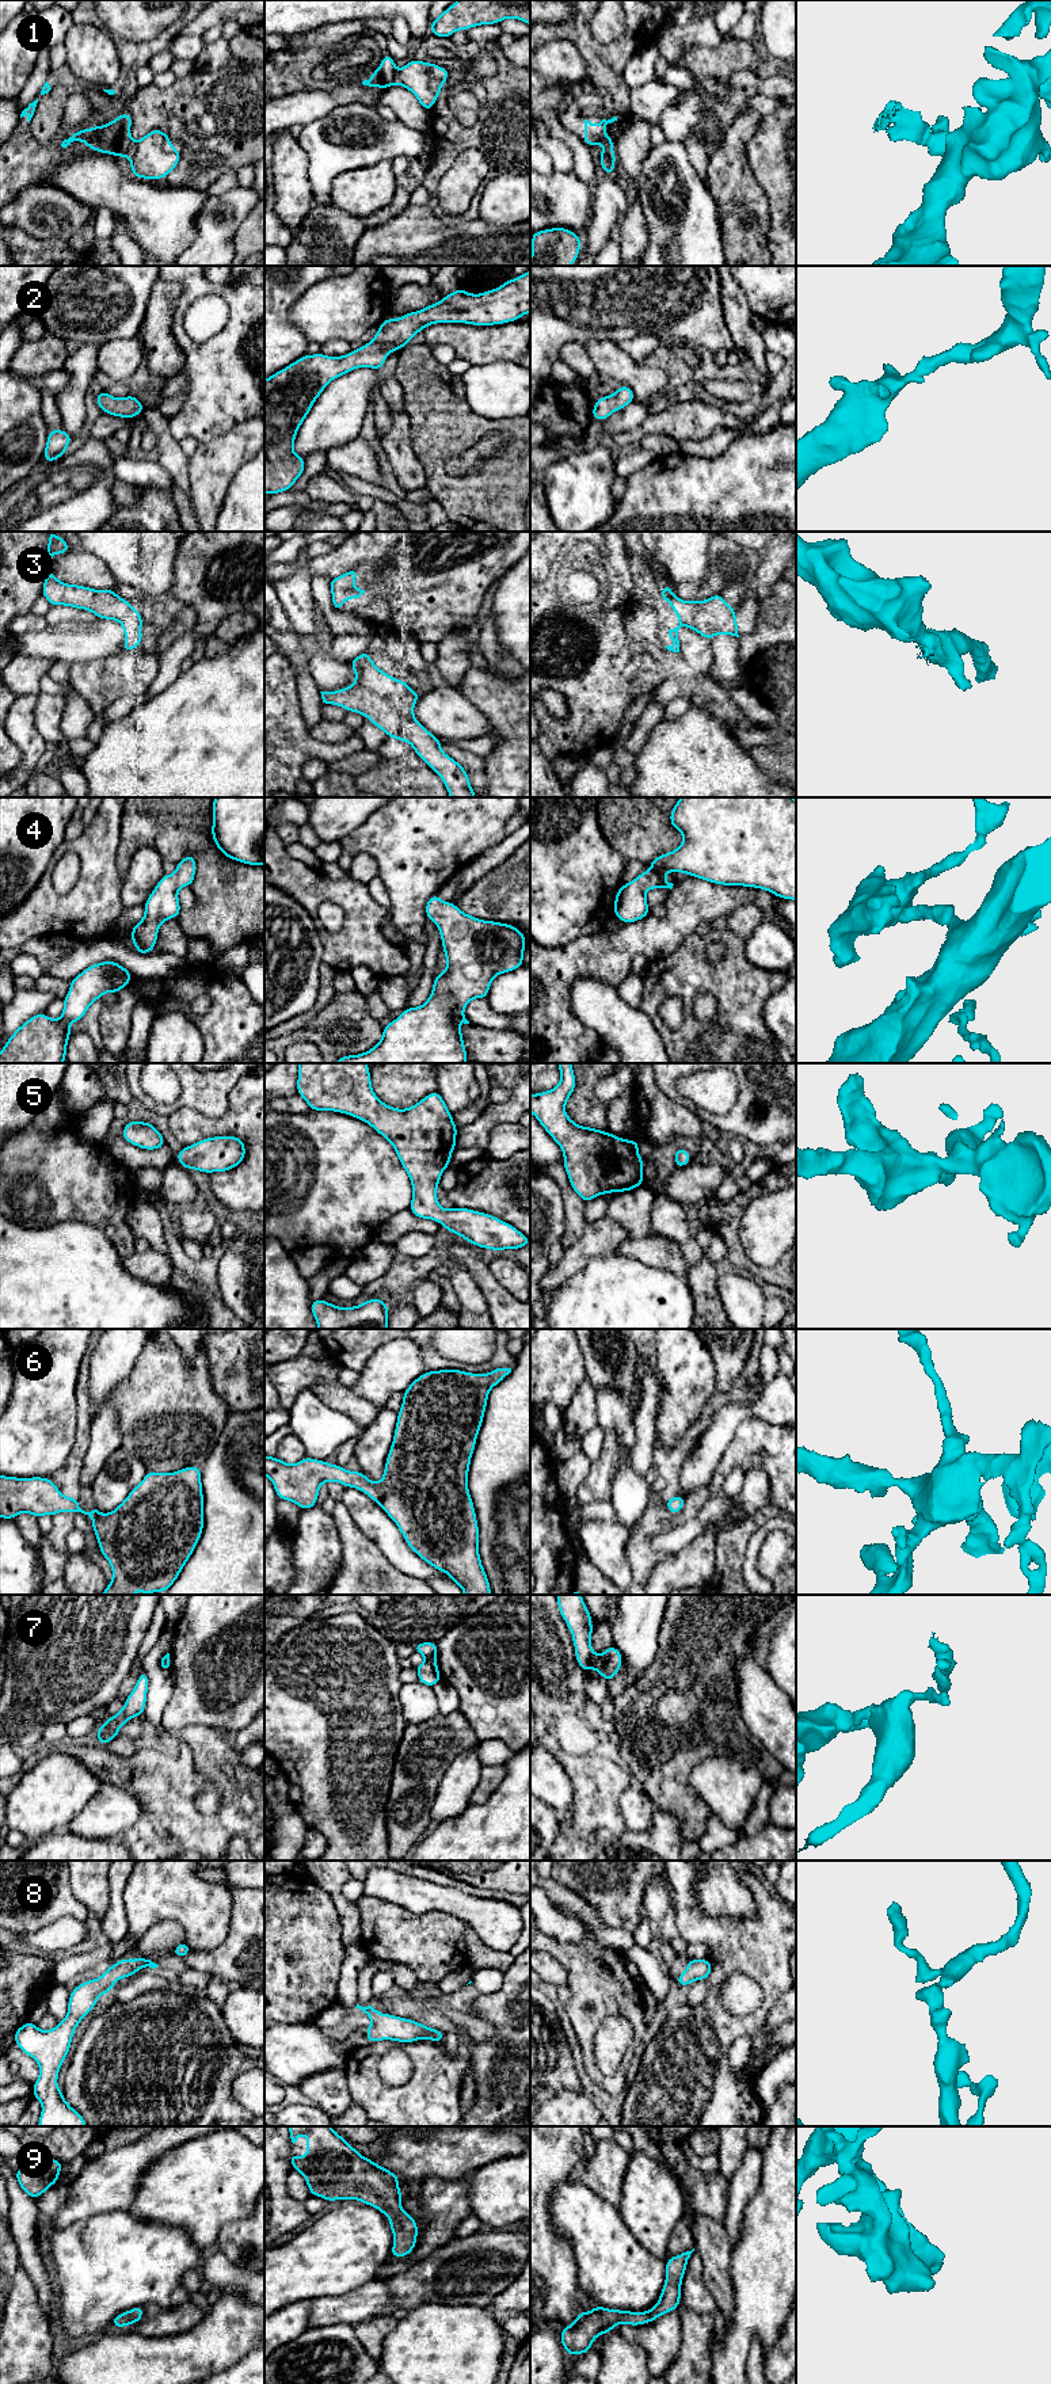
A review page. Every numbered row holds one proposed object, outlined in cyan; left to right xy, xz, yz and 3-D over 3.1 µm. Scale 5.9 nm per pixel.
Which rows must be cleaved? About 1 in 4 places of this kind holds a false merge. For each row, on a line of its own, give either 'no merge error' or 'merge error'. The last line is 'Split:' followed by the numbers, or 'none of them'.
1: merge error
2: no merge error
3: no merge error
4: no merge error
5: no merge error
6: no merge error
7: merge error
8: no merge error
9: no merge error
Split: 1, 7

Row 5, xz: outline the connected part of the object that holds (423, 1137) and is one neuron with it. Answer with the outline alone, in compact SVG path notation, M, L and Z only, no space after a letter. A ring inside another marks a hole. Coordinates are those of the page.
M298 1063L297 1093L312 1111L347 1113L373 1127L393 1146L412 1184L410 1211L422 1219L437 1220L443 1229L467 1242L491 1250L519 1249L530 1239L513 1225L481 1211L462 1207L443 1210L437 1188L443 1170L450 1165L456 1146L457 1126L438 1092L431 1092L411 1108L399 1109L382 1102L372 1089L370 1067L366 1063Z

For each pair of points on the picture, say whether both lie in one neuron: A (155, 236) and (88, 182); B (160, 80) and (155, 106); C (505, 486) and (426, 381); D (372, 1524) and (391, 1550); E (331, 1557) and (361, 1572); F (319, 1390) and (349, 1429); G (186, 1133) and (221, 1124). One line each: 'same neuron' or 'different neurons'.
A: same neuron
B: different neurons
C: same neuron
D: same neuron
E: different neurons
F: different neurons
G: same neuron

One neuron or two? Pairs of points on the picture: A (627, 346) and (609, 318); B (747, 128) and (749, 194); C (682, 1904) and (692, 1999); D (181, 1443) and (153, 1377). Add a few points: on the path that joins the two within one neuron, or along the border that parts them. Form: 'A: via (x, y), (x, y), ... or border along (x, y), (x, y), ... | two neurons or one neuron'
A: border along (655, 335), (636, 335), (619, 343) | two neurons
B: via (735, 144), (735, 178) | one neuron
C: border along (705, 1980), (705, 1998), (699, 2004), (689, 2006) | two neurons
D: via (178, 1427), (168, 1415), (164, 1393) | one neuron

